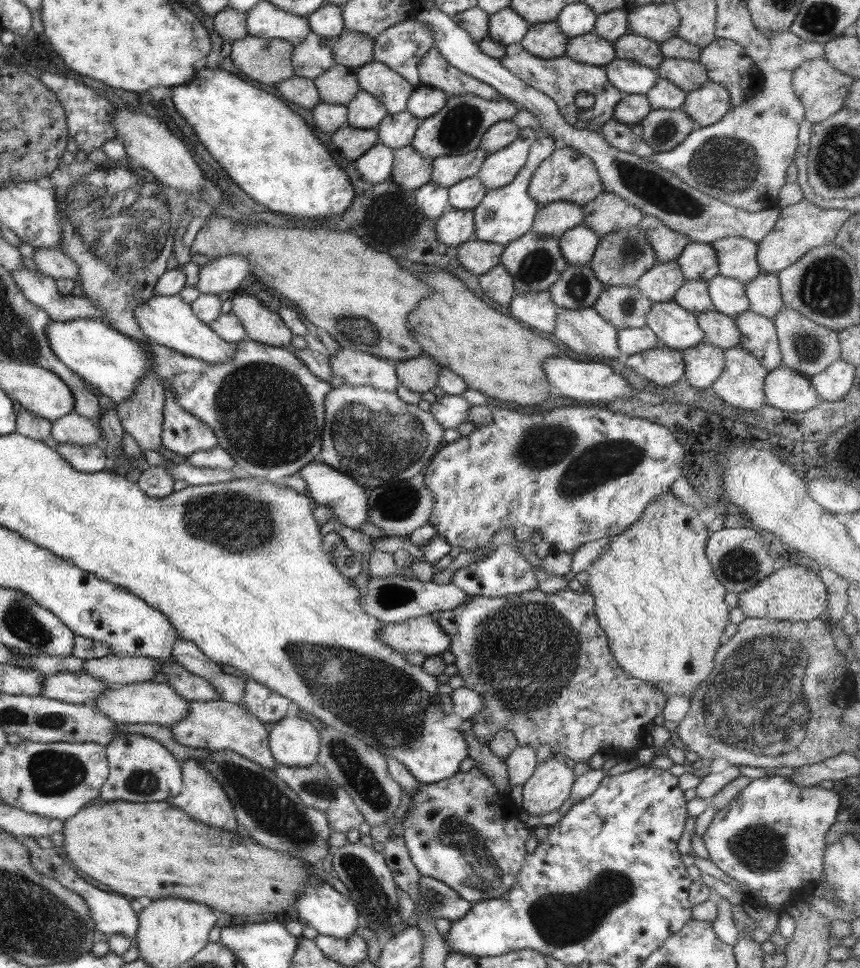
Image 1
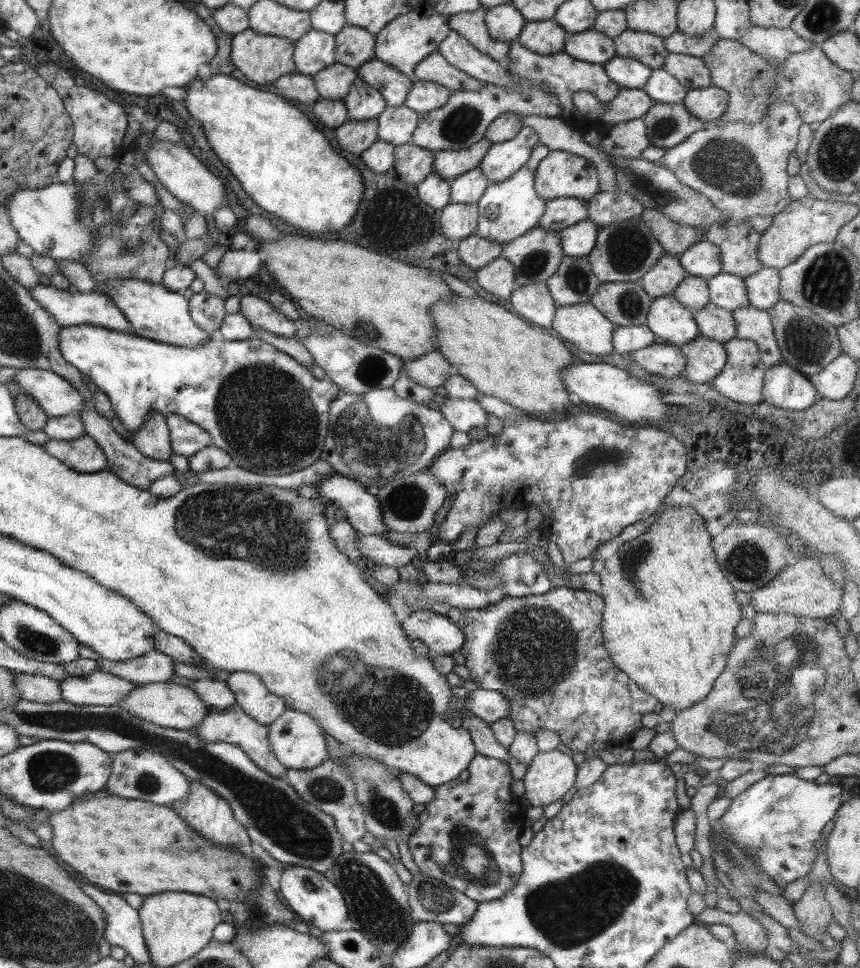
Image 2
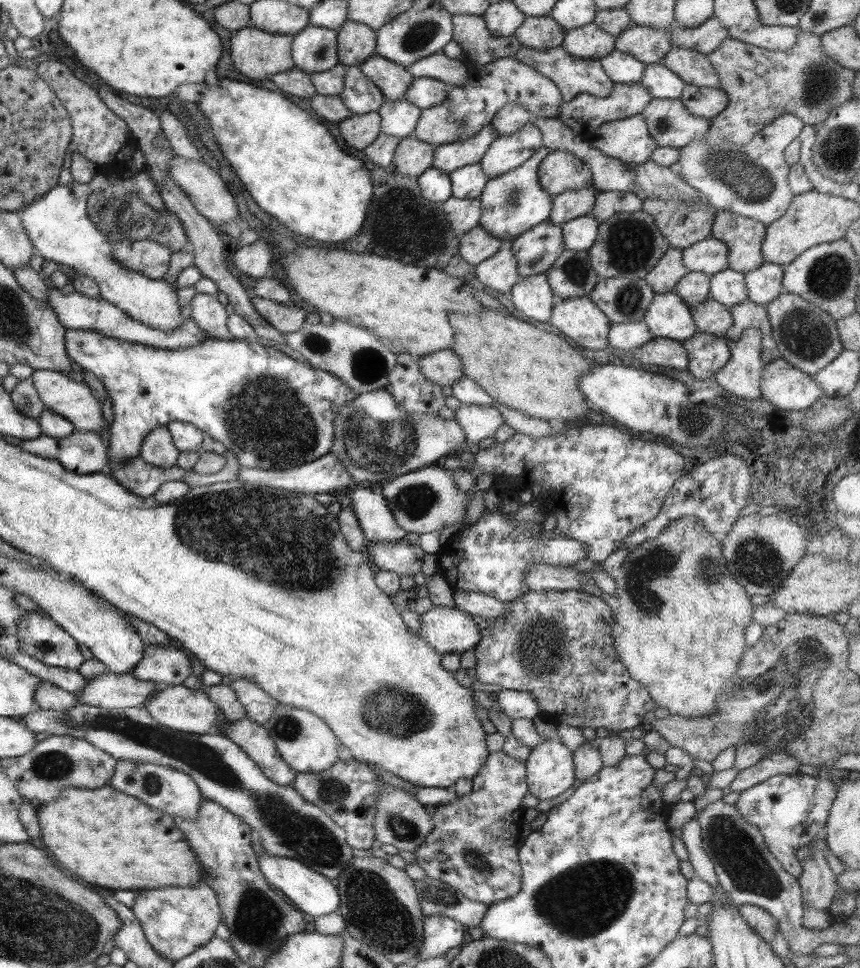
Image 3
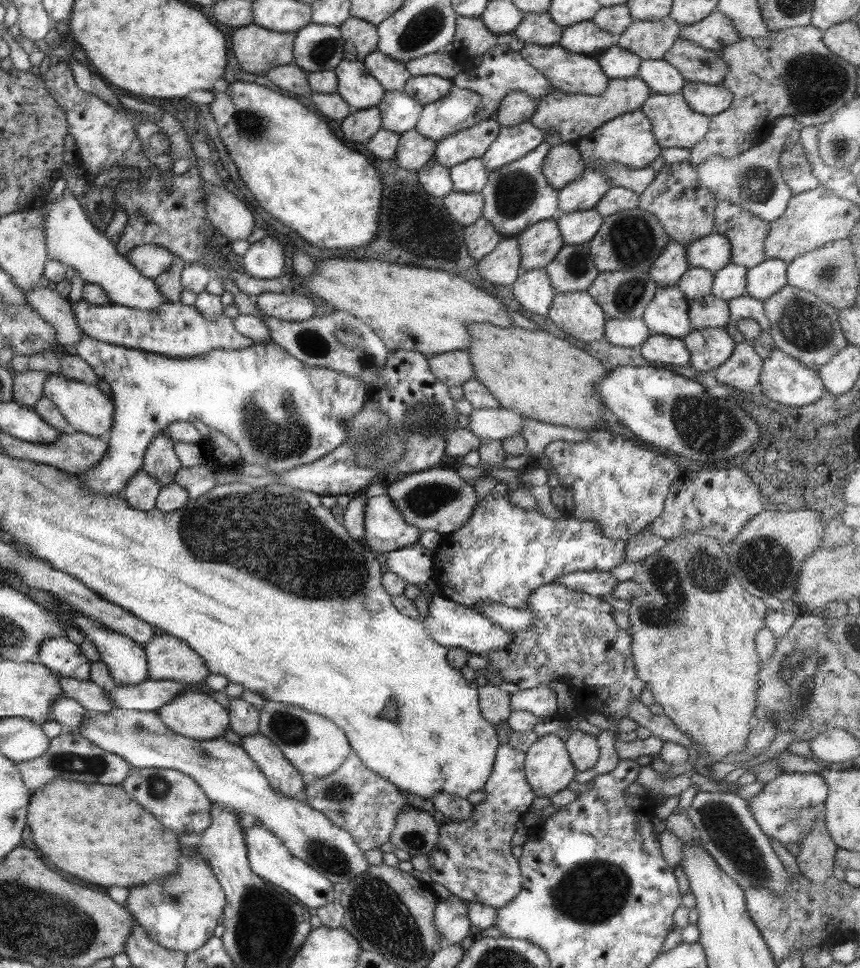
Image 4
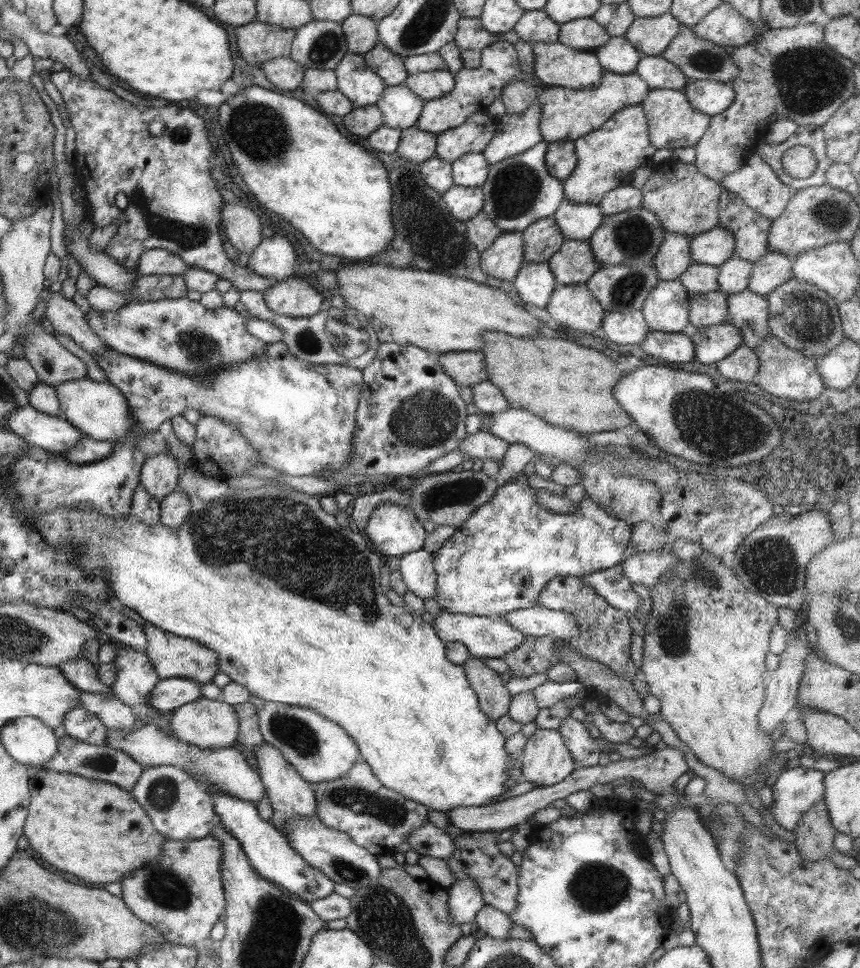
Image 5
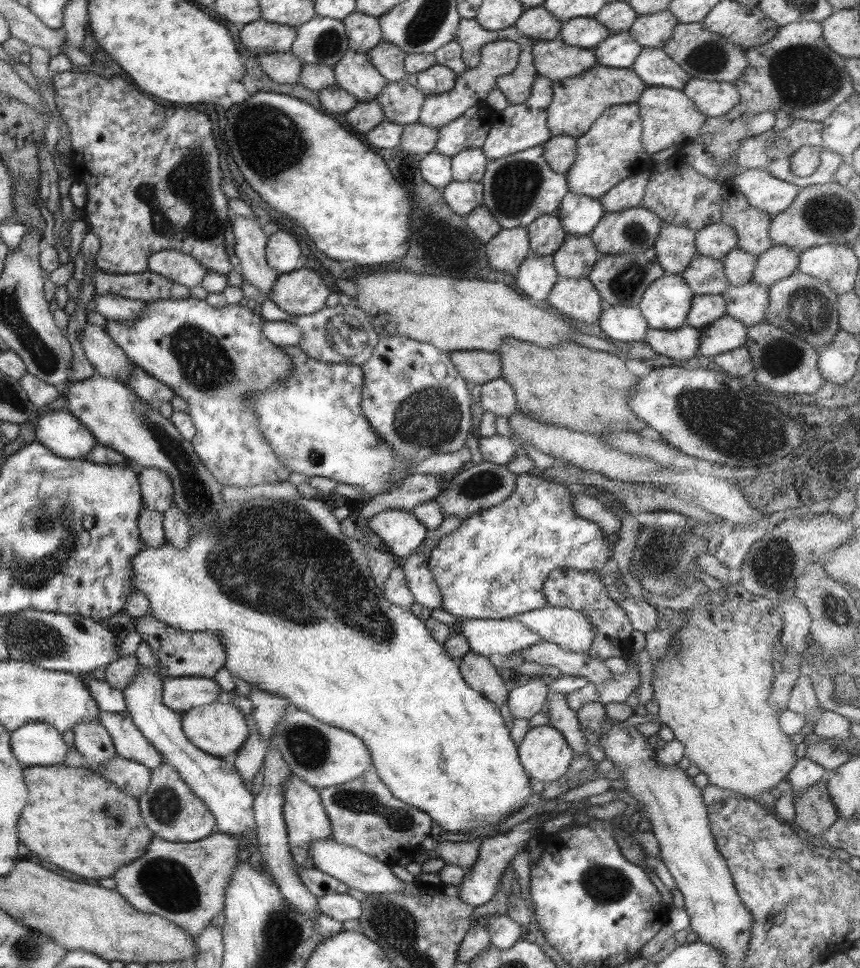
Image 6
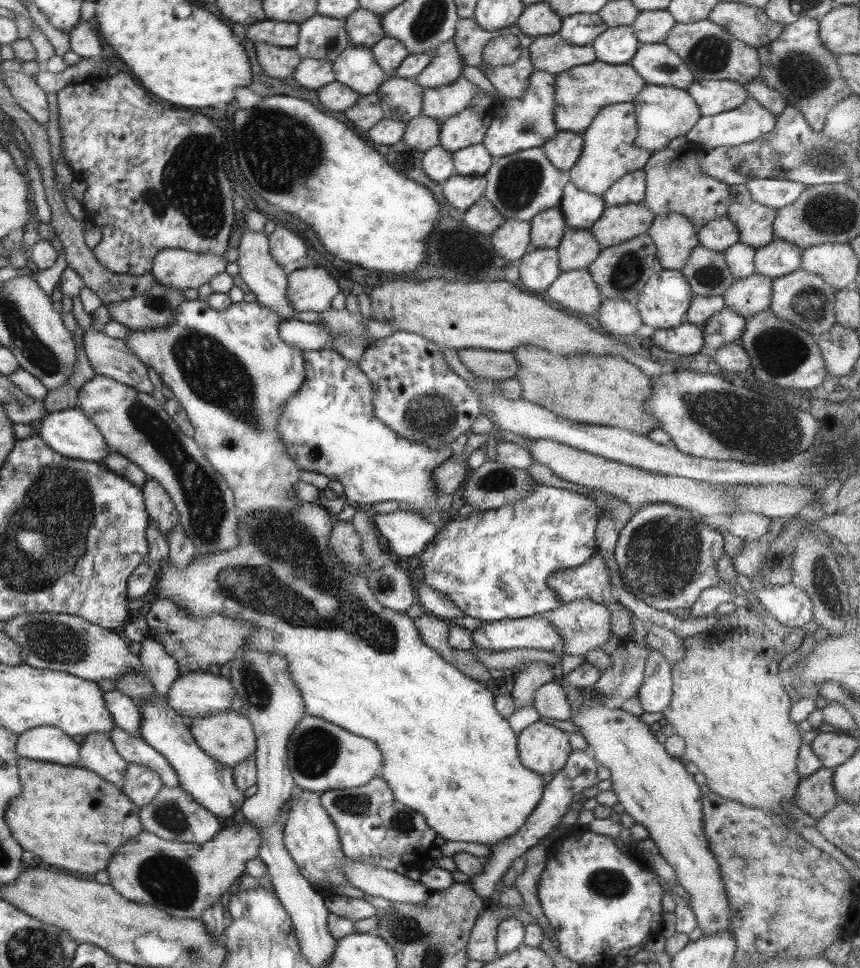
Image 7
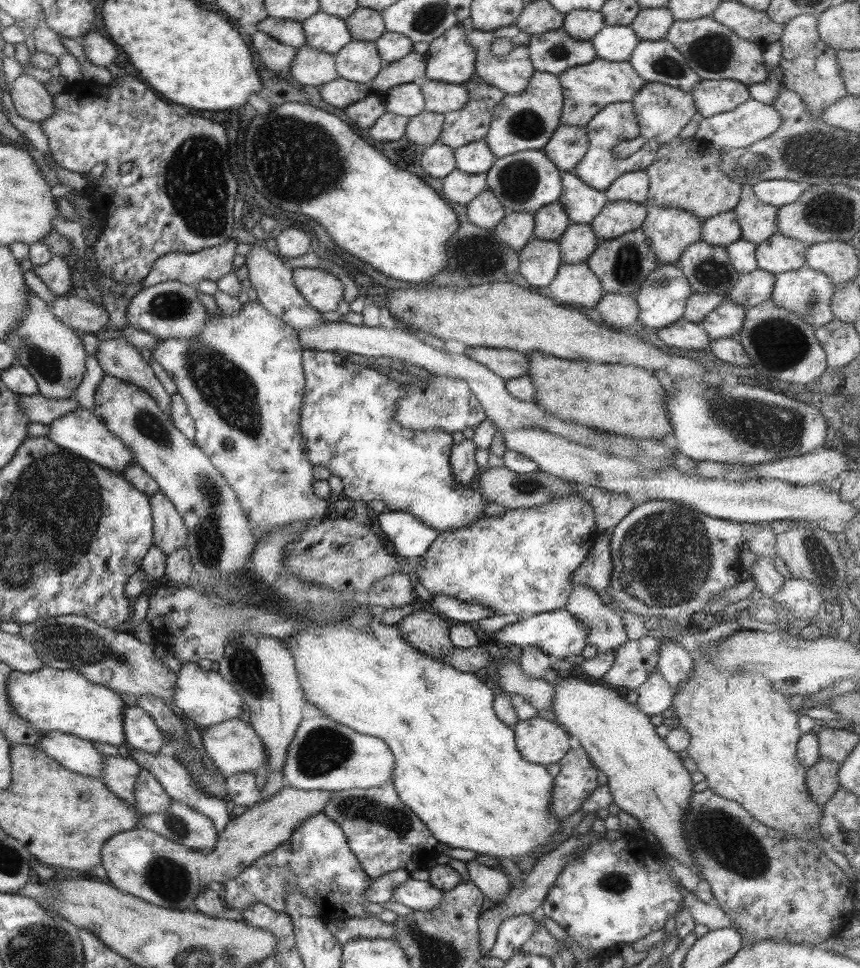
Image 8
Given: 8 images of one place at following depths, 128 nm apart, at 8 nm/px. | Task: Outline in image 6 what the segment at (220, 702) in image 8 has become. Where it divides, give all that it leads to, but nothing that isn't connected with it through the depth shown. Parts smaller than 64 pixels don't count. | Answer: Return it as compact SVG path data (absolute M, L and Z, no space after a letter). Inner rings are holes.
M162 677L161 704L175 712L211 704L220 688L213 679L201 677Z

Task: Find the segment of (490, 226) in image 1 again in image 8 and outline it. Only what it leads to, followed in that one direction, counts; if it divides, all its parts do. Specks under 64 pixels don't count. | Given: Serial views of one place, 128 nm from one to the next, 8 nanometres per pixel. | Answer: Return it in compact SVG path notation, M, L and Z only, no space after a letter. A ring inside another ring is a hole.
M519 151L496 158L493 166L484 172L486 188L501 203L506 212L536 213L541 207L558 202L561 194L560 171L542 151Z

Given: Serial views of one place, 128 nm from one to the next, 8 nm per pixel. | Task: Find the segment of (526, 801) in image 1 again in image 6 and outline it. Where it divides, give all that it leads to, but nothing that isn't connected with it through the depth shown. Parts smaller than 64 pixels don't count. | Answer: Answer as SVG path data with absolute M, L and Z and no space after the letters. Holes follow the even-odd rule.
M548 724L529 729L517 750L525 774L545 784L561 778L575 755L561 733Z

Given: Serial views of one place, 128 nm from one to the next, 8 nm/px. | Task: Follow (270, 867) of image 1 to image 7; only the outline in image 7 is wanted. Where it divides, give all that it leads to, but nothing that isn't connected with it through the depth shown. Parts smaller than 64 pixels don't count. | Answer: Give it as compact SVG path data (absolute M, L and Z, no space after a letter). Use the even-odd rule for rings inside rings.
M18 757L22 791L12 798L5 820L21 848L45 864L93 874L105 870L123 842L143 831L138 806L114 784L81 767Z

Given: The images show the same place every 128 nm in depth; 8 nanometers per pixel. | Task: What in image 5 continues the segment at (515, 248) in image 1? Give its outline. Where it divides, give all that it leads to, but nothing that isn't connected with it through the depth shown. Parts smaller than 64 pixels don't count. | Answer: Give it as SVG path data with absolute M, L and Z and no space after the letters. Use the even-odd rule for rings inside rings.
M552 216L529 224L522 230L521 238L525 263L531 264L547 262L565 241Z

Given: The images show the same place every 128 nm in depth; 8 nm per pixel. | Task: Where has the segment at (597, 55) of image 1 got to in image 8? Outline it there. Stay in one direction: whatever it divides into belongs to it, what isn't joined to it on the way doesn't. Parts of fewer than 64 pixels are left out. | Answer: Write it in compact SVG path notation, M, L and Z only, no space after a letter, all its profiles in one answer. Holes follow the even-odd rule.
M575 10L566 13L563 18L562 28L568 36L583 42L590 41L604 27L601 12Z

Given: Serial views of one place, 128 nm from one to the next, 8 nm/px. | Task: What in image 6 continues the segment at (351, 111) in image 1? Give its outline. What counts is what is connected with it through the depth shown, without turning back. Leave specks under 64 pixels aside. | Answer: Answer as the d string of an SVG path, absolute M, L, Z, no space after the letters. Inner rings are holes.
M349 48L332 69L336 85L360 102L374 100L387 83L371 66L366 53L353 52Z

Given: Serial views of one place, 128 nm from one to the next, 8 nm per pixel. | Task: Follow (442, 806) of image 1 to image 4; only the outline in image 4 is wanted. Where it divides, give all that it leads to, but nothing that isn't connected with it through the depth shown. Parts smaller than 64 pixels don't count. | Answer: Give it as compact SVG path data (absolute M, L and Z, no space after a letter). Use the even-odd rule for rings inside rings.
M507 743L499 745L495 751L491 772L480 790L485 796L479 803L472 805L468 817L457 820L444 817L443 822L438 825L437 844L426 855L431 867L428 873L432 882L443 886L453 897L469 903L483 904L496 910L509 904L521 890L522 880L518 860L513 858L512 846L509 843L516 829L515 824L529 811L531 801L536 797L524 778L523 751L517 751Z

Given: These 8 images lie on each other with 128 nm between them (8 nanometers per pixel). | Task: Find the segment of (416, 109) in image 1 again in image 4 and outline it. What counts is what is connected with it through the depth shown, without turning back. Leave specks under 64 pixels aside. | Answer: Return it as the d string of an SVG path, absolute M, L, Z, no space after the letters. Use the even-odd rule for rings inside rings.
M410 76L404 84L403 91L419 104L431 104L445 96L451 88L450 79L440 76Z

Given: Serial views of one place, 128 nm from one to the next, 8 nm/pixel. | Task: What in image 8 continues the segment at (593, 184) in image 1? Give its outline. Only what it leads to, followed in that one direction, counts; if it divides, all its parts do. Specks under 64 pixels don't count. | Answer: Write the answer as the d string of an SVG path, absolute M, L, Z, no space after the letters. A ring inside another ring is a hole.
M560 124L541 151L560 172L571 173L587 147L585 126Z

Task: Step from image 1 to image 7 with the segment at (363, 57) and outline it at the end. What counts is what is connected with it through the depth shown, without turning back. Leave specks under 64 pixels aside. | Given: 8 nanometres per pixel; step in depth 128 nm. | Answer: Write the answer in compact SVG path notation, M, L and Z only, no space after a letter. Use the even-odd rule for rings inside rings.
M359 6L356 9L343 19L344 29L351 46L370 49L384 37L384 32L379 25L380 18L375 13L365 11Z

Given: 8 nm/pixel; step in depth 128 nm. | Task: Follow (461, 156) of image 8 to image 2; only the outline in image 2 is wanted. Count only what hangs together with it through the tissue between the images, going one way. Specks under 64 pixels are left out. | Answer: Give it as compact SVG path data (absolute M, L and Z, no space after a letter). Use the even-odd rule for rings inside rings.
M479 167L450 179L447 183L450 188L450 202L455 204L476 204L489 185Z

